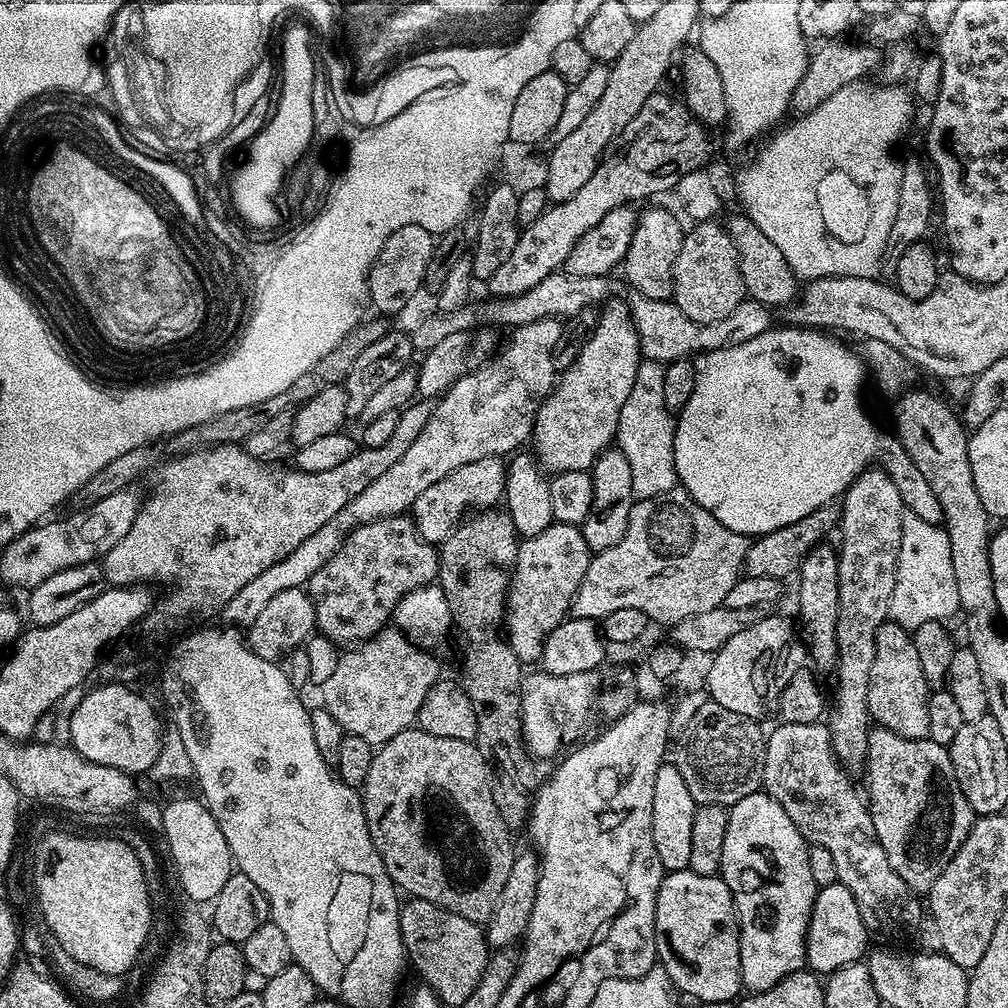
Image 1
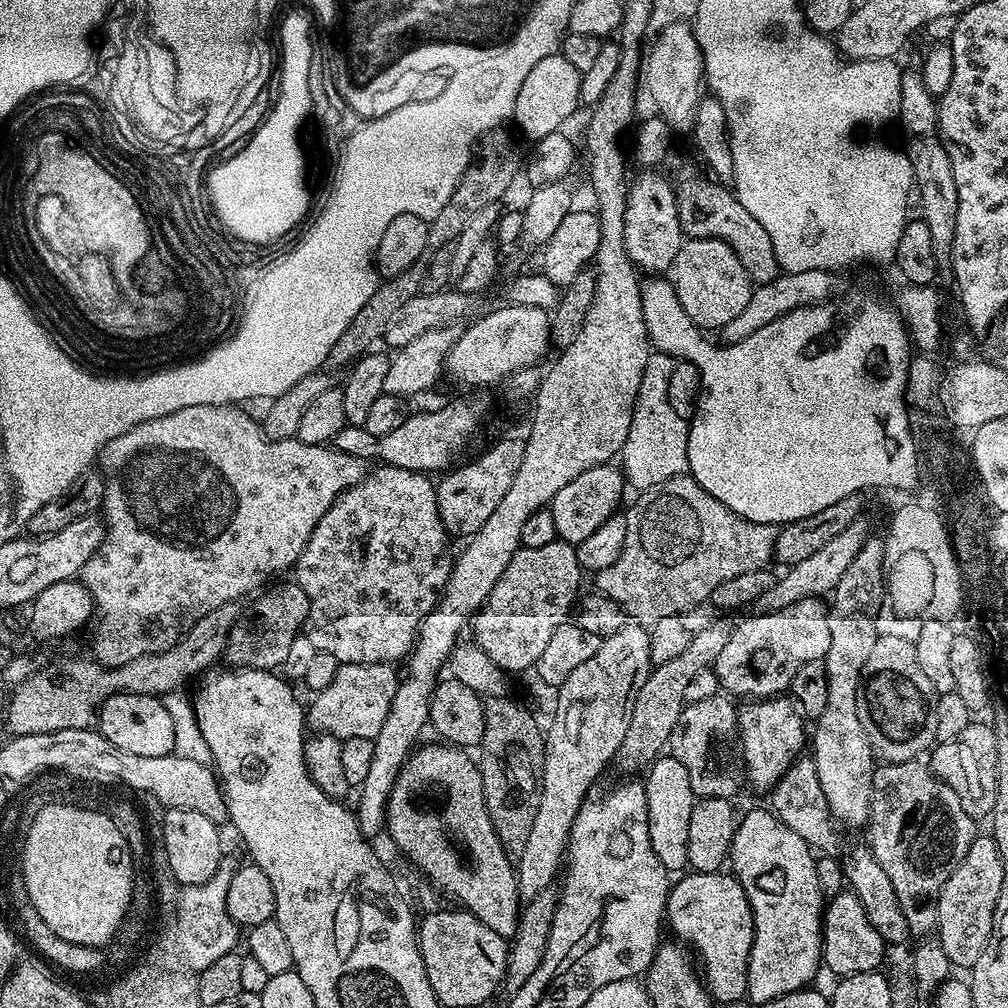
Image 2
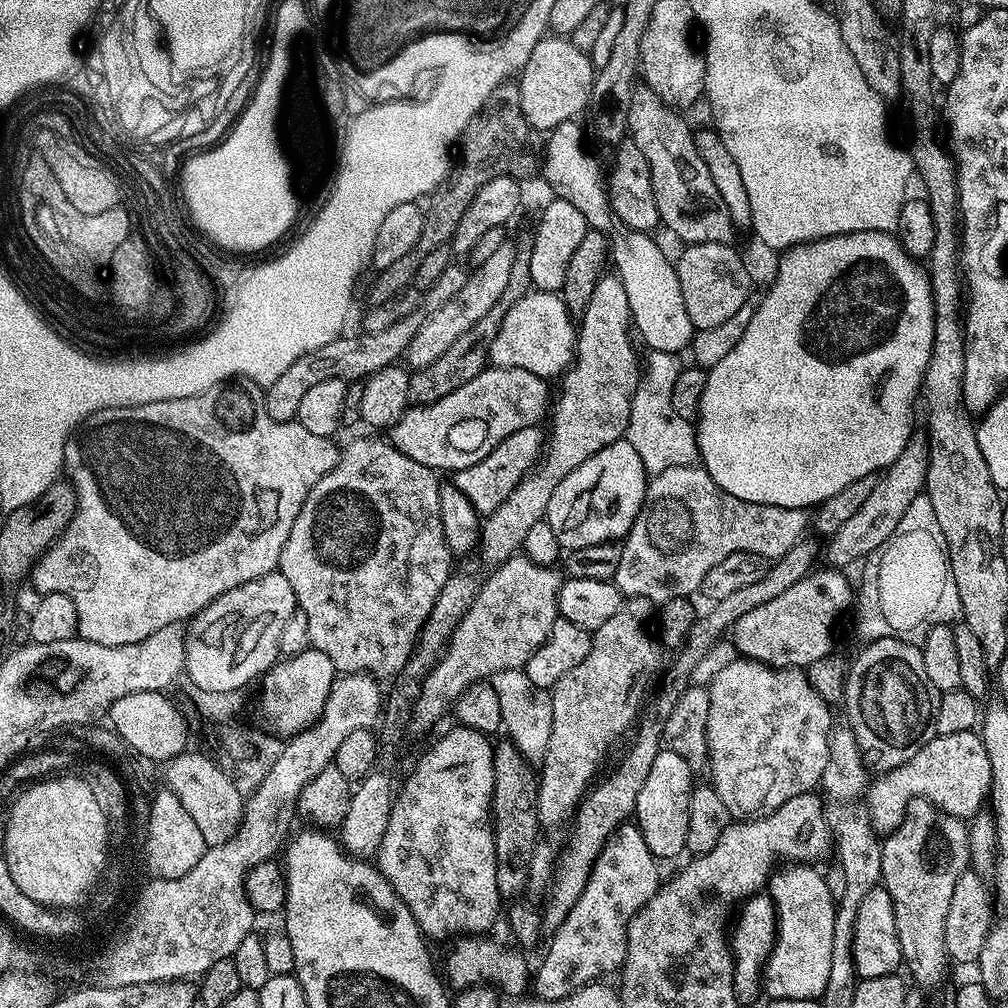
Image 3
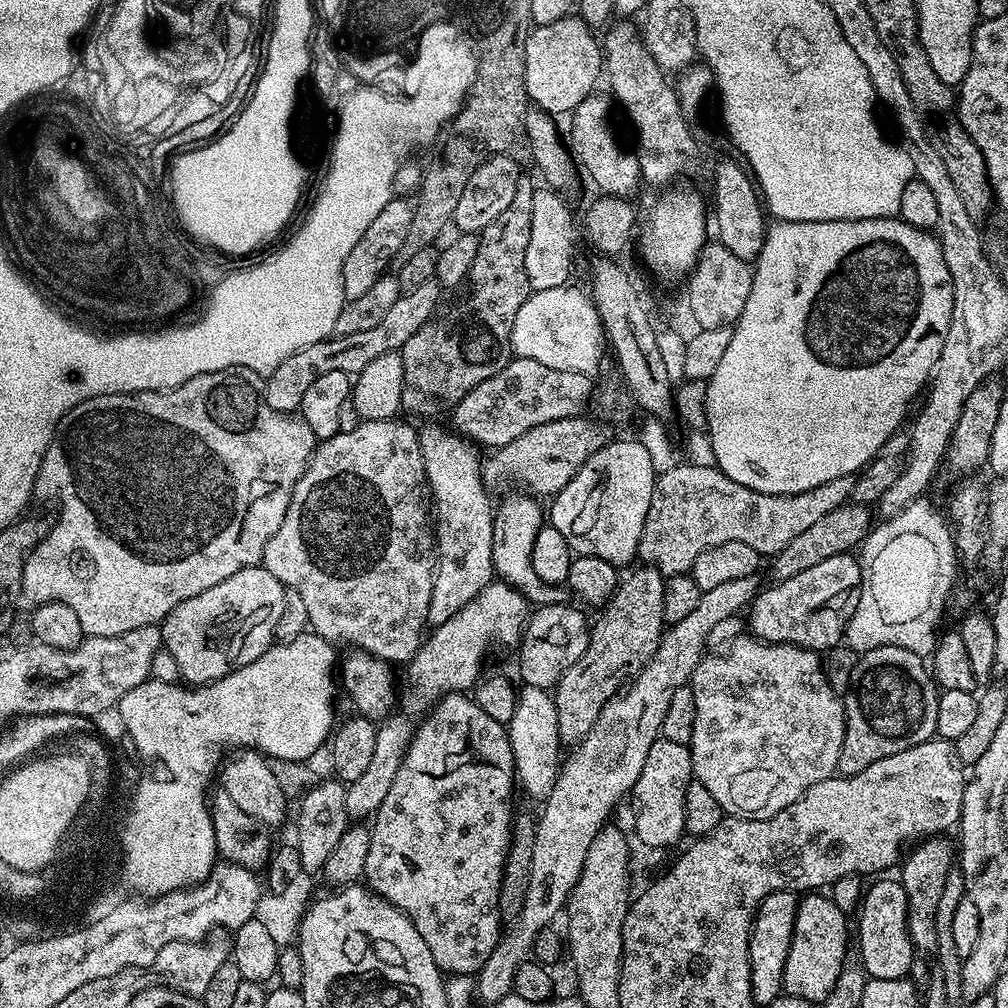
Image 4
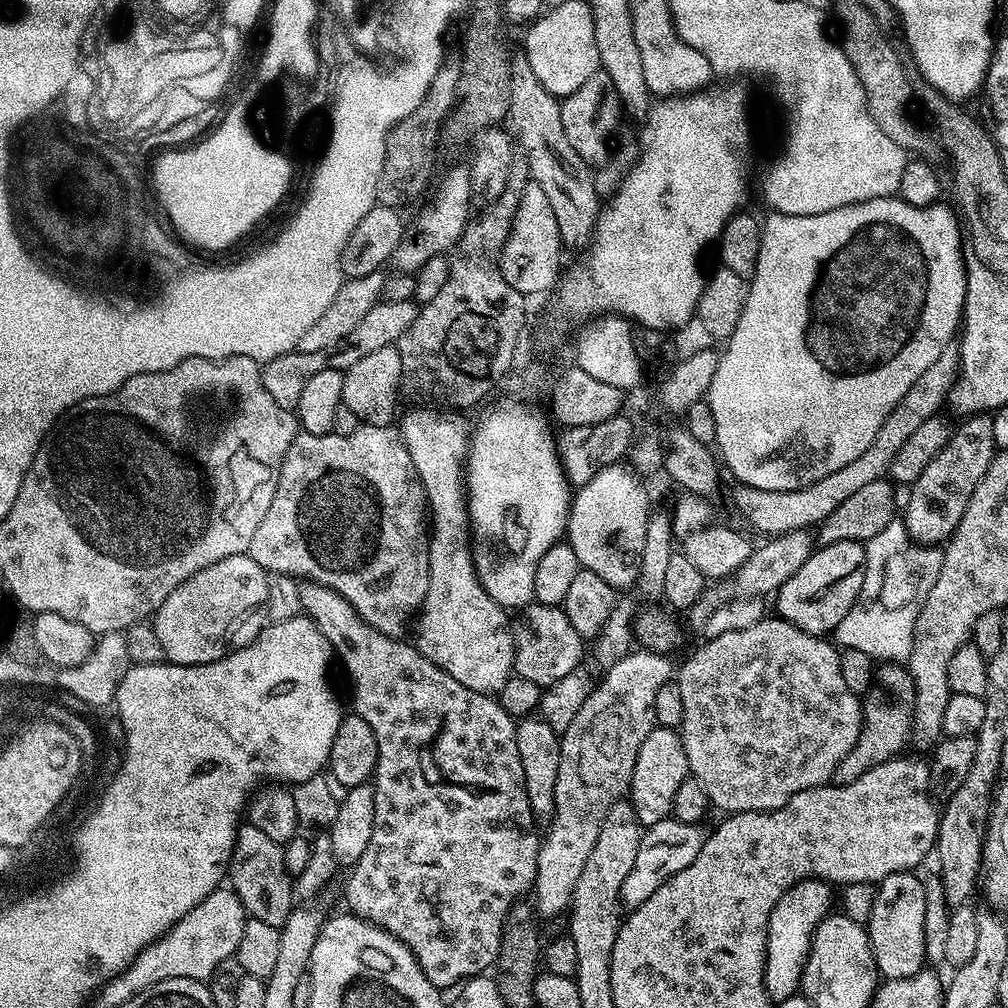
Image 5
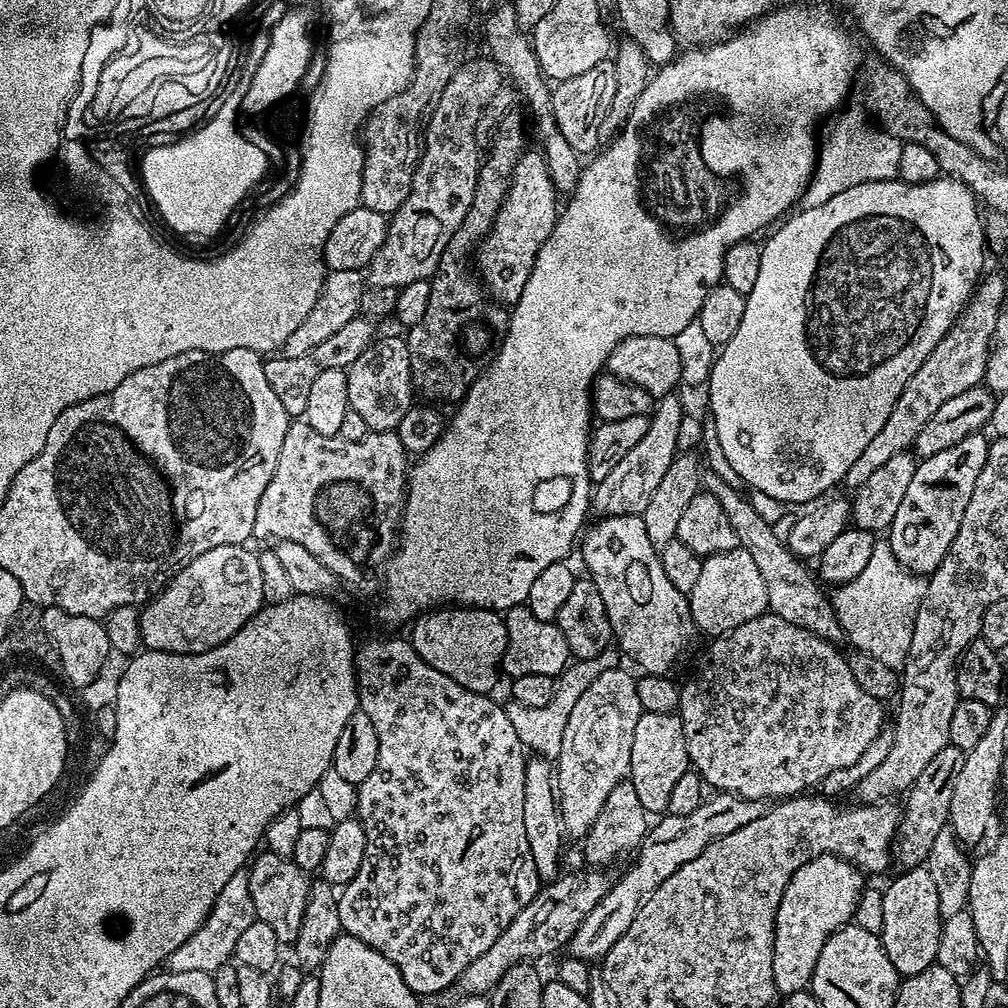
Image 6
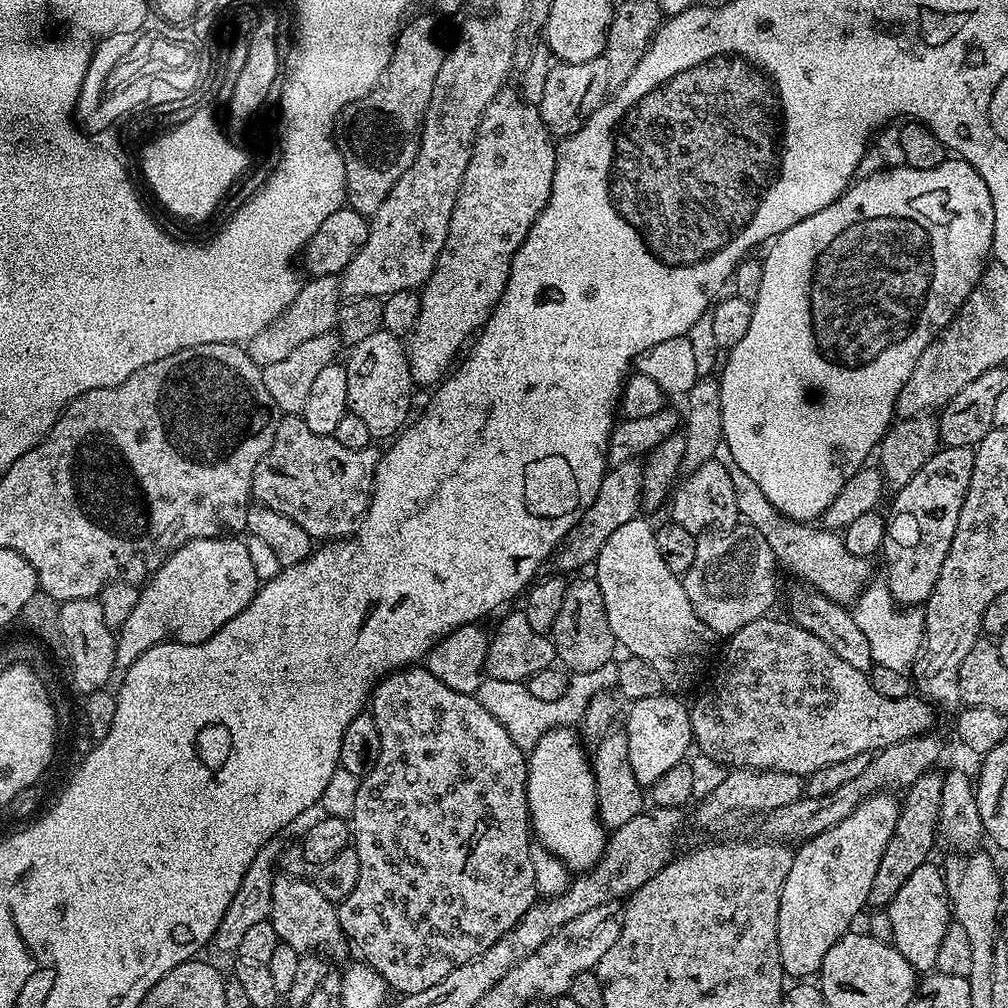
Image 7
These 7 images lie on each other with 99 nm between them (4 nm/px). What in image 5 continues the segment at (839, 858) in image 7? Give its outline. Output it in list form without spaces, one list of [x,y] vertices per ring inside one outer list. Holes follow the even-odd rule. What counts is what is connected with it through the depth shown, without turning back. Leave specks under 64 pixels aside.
[[[803,880],[794,885],[774,906],[768,923],[768,937],[764,951],[764,981],[768,997],[779,1002],[800,992],[800,979],[804,973],[804,963],[812,948],[816,928],[829,915],[834,904],[834,892],[825,881]]]

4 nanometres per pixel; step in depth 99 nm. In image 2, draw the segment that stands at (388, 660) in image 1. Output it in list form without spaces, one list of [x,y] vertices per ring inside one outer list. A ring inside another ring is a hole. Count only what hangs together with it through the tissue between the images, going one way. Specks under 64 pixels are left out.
[[[342,664],[332,680],[306,708],[306,724],[316,732],[346,738],[370,738],[375,740],[386,714],[390,714],[390,702],[394,702],[394,690],[398,683],[397,669],[391,664]]]

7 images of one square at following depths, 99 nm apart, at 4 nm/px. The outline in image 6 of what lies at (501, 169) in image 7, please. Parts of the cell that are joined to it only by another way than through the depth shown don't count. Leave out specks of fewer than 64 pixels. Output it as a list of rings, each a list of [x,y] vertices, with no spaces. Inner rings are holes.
[[[539,150],[525,151],[514,166],[514,174],[504,204],[498,210],[496,219],[492,221],[492,228],[488,231],[488,235],[480,241],[474,253],[474,264],[478,269],[479,279],[491,299],[505,306],[511,306],[518,302],[518,298],[522,298],[522,290],[526,290],[526,282],[532,273],[538,250],[542,246],[542,242],[546,242],[546,238],[550,238],[550,234],[556,225],[558,219],[556,199],[558,199],[558,193],[554,182],[550,178],[550,170],[546,166],[546,158],[543,152]]]

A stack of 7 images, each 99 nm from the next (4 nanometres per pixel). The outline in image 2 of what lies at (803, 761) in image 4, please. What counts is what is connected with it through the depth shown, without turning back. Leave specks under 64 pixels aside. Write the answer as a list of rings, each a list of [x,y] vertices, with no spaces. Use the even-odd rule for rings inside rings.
[[[784,694],[769,699],[753,699],[745,704],[748,705],[741,712],[739,709],[734,716],[734,724],[738,729],[738,748],[744,751],[742,768],[747,783],[749,780],[758,791],[768,794],[805,751],[806,720],[795,703]]]

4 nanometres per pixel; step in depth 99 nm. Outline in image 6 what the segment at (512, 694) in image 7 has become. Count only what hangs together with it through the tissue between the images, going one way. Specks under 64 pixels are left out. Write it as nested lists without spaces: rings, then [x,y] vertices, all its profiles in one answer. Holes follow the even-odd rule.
[[[609,646],[606,650],[602,650],[602,654],[598,658],[569,663],[556,680],[556,693],[554,698],[550,698],[548,705],[531,708],[515,702],[509,703],[507,709],[510,723],[514,726],[514,734],[518,734],[518,738],[524,743],[525,749],[539,757],[559,757],[562,750],[562,734],[566,734],[566,722],[570,722],[570,714],[574,711],[578,698],[582,698],[584,691],[597,681],[600,674],[611,668],[619,668],[621,664],[622,653],[619,647]]]

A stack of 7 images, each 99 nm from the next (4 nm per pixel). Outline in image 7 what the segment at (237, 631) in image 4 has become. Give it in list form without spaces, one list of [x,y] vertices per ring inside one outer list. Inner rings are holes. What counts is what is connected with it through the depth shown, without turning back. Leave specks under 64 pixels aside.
[[[225,534],[198,536],[194,540],[187,540],[182,547],[175,548],[168,555],[166,562],[157,572],[148,577],[140,588],[140,597],[138,602],[134,602],[134,610],[130,613],[130,618],[126,618],[126,622],[122,622],[122,626],[115,633],[117,669],[126,670],[143,652],[150,650],[155,644],[206,642],[206,638],[222,630],[222,626],[226,626],[230,618],[246,610],[246,606],[256,596],[257,587],[254,565],[250,563],[250,554],[246,551],[246,543],[243,539]]]

